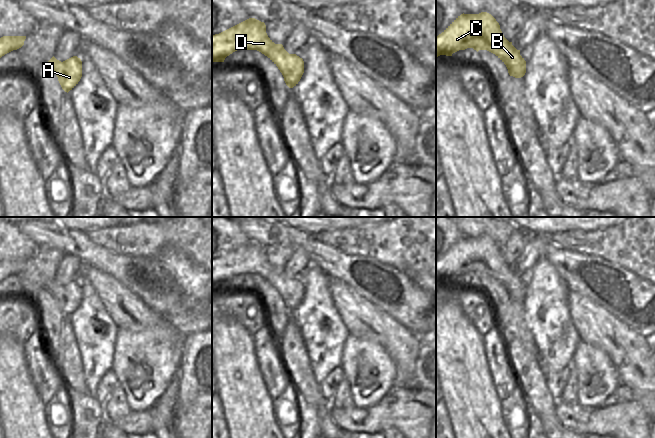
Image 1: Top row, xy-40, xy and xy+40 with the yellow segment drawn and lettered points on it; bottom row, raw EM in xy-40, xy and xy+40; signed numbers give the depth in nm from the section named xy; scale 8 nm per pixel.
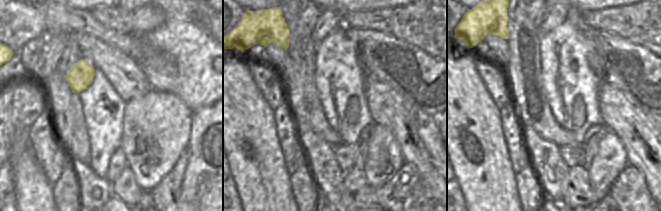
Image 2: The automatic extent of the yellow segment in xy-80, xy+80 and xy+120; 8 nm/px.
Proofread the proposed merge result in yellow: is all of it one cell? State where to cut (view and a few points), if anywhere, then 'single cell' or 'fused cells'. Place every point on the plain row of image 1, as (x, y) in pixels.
no cut; single cell

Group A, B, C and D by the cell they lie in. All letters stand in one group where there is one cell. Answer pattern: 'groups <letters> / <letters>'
groups A B C D

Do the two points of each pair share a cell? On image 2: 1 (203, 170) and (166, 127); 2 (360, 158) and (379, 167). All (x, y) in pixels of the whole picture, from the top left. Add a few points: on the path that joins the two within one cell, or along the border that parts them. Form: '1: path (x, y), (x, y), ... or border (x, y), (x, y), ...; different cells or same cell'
1: border (191, 124), (187, 147); different cells
2: border (369, 137), (367, 140), (365, 167), (363, 169); different cells

